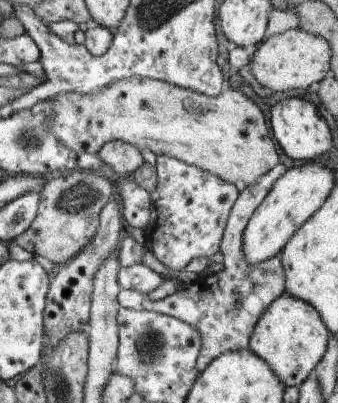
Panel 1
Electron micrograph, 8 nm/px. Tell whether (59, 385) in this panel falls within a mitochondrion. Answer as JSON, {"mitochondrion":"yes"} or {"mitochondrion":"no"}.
{"mitochondrion":"yes"}

